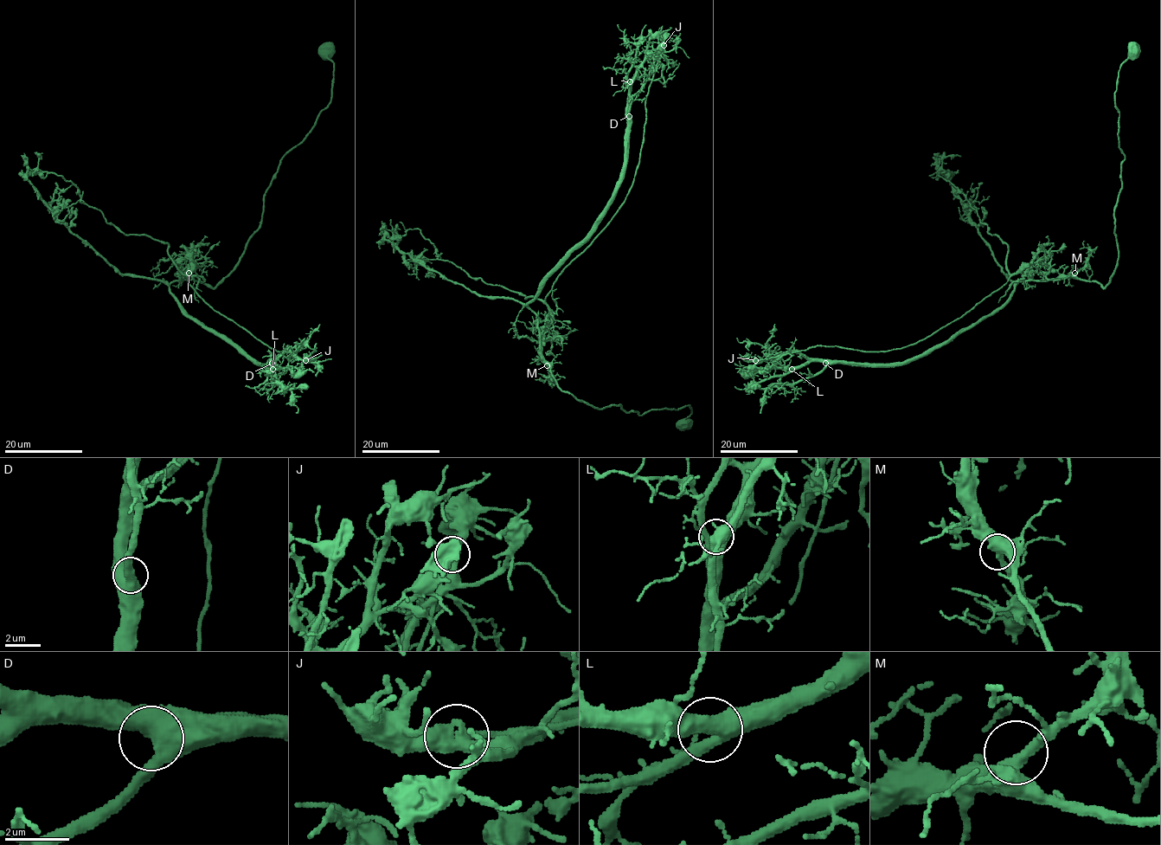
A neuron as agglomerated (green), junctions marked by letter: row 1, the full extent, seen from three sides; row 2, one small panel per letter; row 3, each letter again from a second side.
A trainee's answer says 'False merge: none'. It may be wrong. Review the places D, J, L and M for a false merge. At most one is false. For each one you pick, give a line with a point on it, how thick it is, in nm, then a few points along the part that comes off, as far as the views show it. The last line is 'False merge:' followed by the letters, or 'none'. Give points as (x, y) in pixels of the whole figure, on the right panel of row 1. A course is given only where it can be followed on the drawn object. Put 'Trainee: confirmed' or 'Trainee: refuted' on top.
Trainee: refuted
J: place (755, 360); calibre 480 nm; course (754, 360), (817, 345), (902, 349), (998, 290), (1010, 277), (1007, 244), (939, 175), (945, 158), (960, 157)
False merge: J

